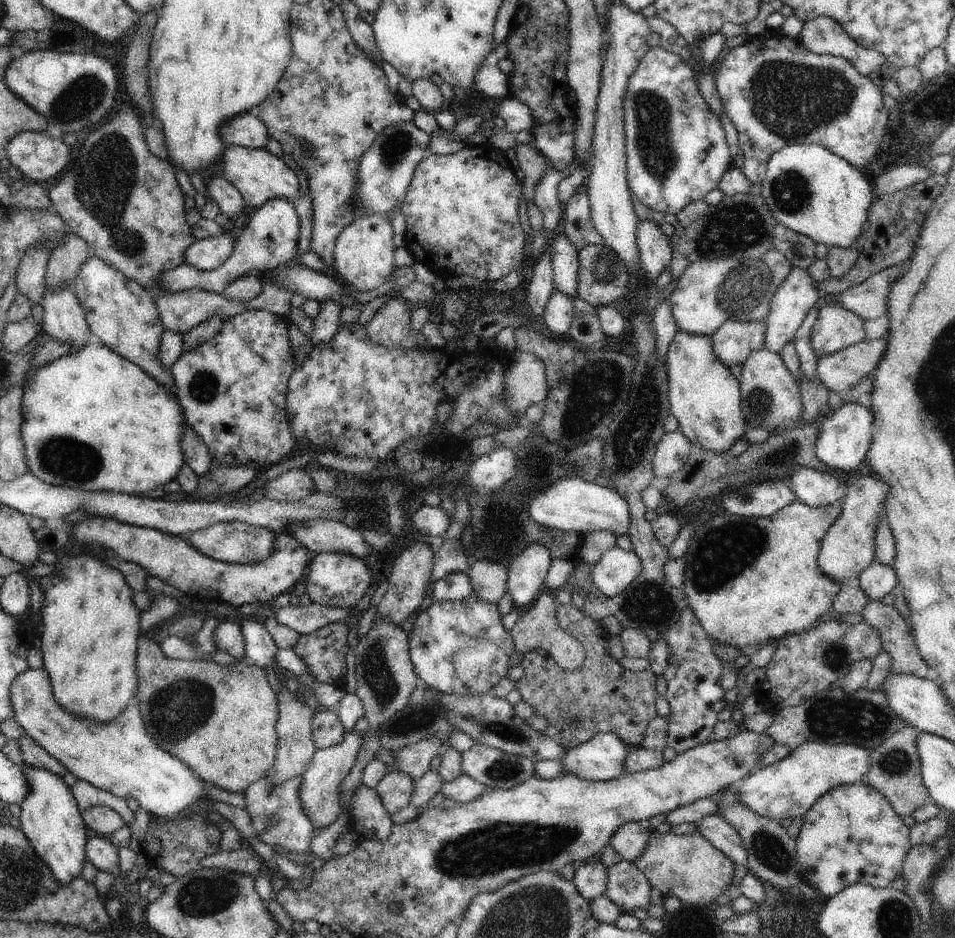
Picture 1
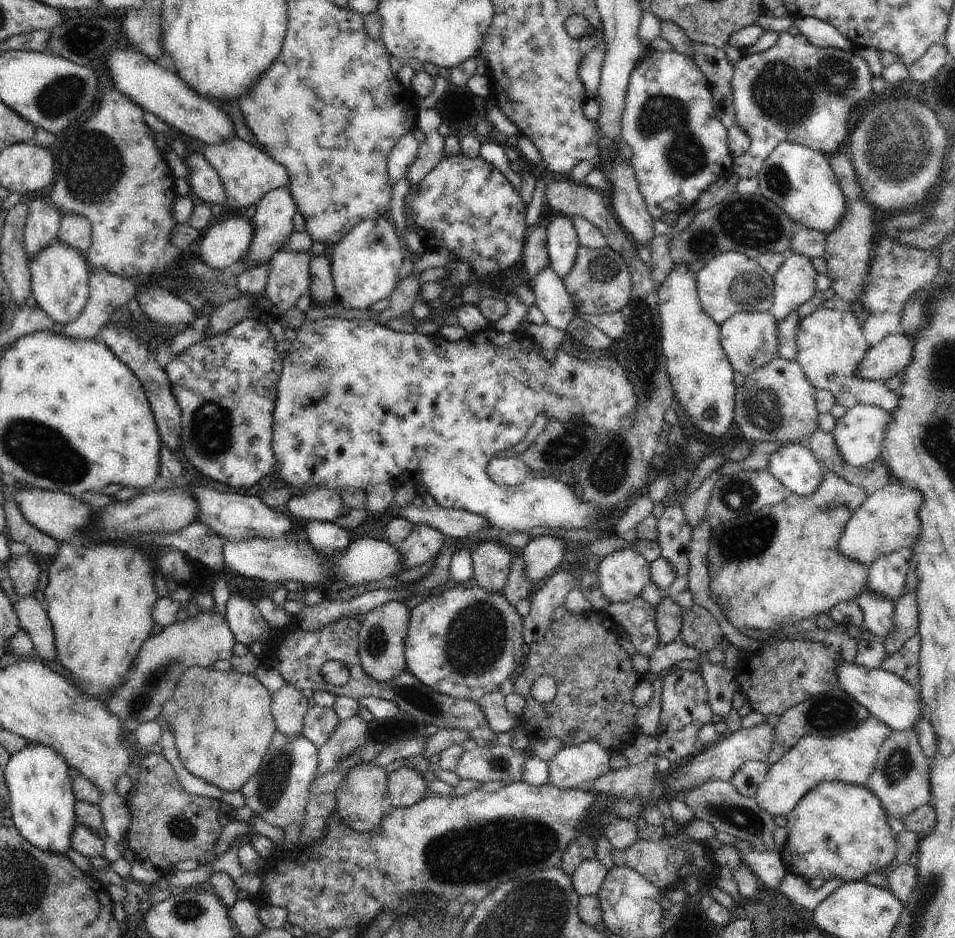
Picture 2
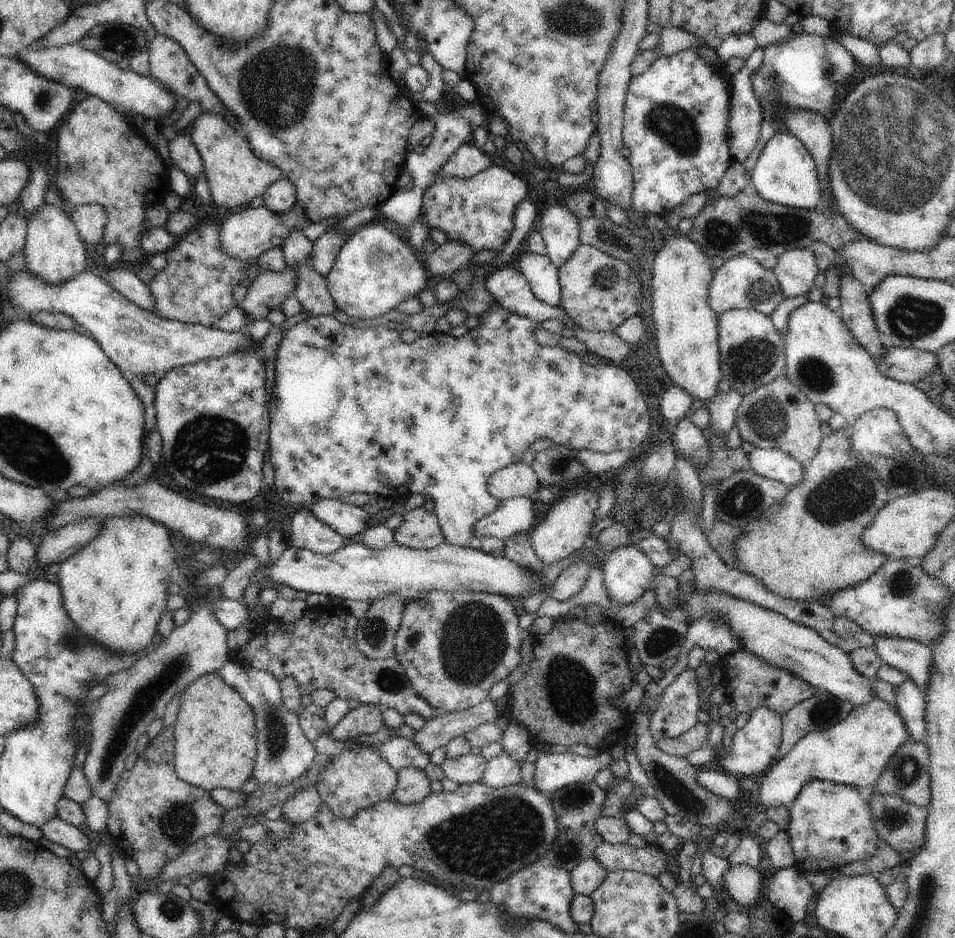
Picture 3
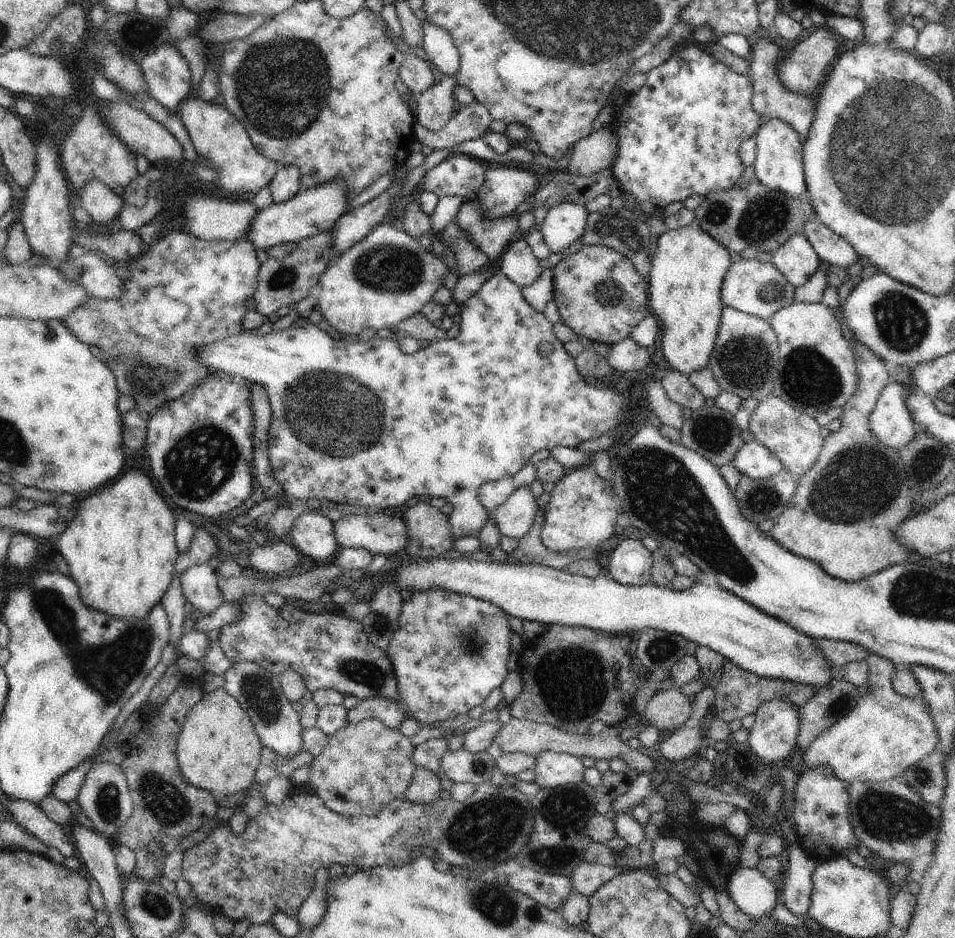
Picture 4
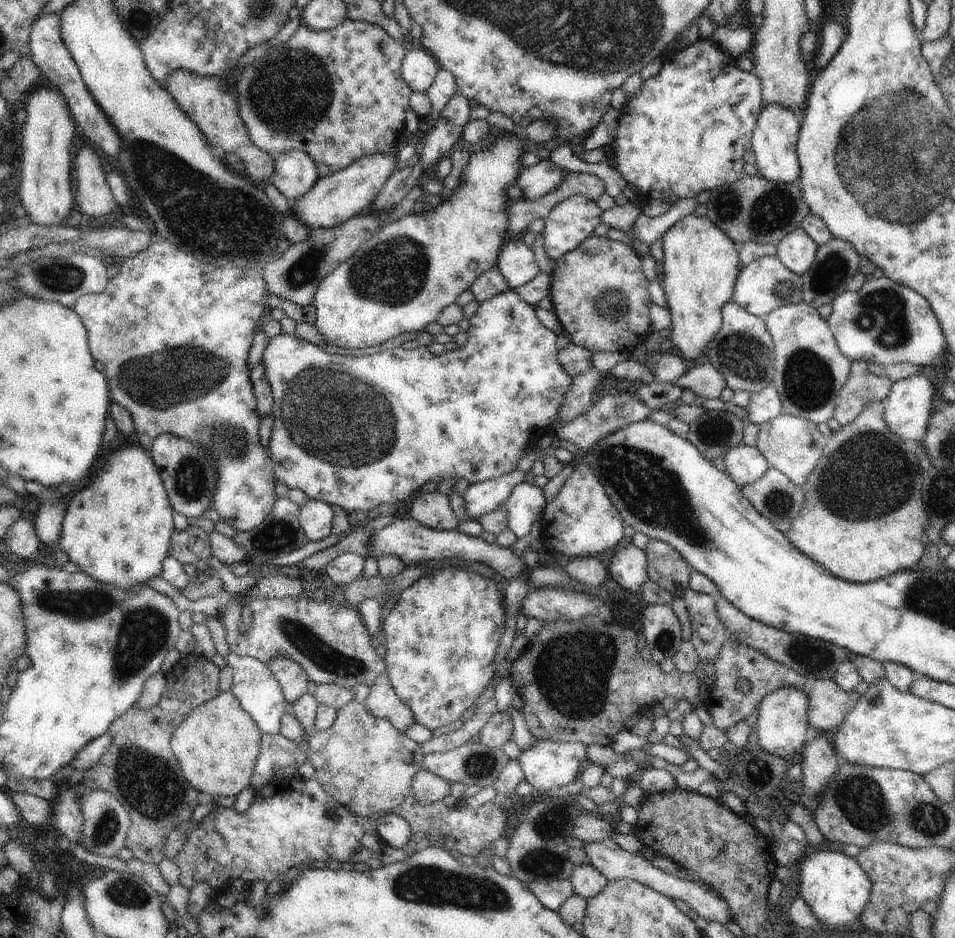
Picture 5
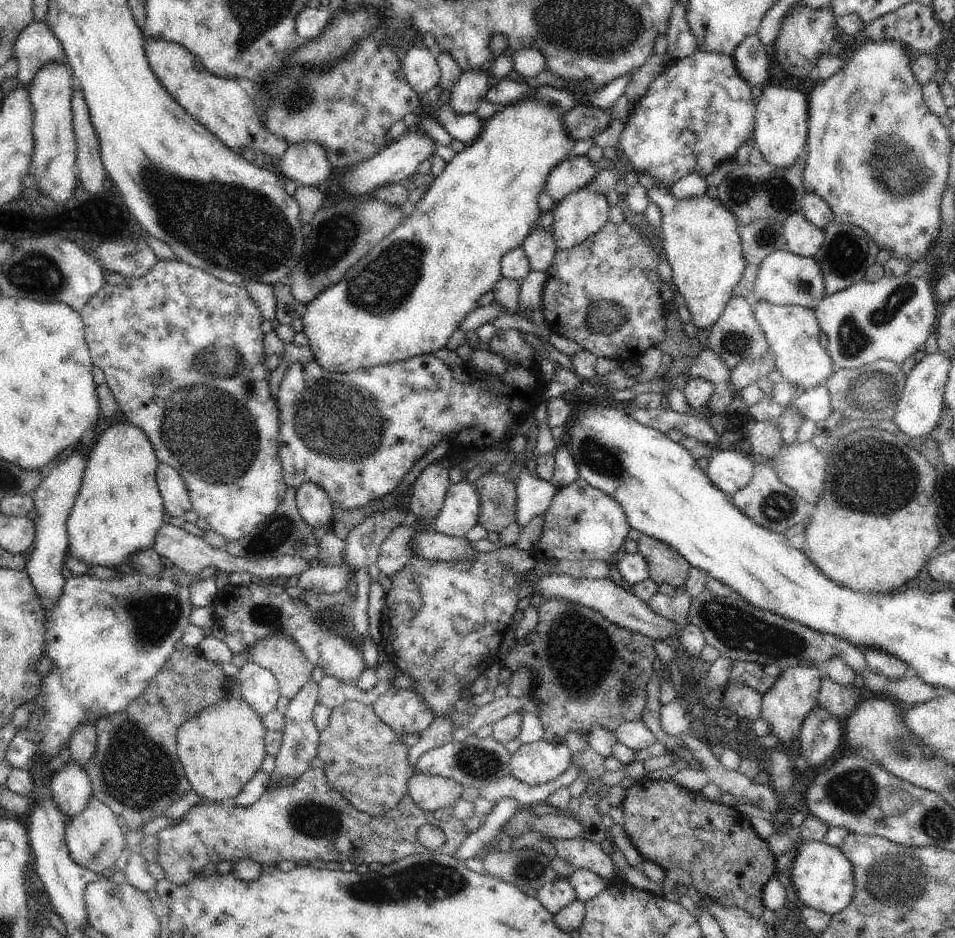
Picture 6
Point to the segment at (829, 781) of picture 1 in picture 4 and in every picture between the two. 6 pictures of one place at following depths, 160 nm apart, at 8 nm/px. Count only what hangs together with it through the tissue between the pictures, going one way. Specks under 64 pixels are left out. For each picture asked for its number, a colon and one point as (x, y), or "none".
2: (850, 757)
3: (855, 753)
4: (886, 734)

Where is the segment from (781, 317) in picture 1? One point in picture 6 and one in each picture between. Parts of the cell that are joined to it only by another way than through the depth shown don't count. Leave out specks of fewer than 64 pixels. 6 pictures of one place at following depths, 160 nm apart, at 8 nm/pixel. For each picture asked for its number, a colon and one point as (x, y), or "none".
2: (794, 283)
3: (796, 269)
4: (796, 260)
5: (797, 251)
6: (803, 239)

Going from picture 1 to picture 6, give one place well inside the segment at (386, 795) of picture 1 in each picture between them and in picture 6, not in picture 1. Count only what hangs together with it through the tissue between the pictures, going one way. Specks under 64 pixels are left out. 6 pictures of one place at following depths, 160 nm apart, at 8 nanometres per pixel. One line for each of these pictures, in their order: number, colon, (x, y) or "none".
2: (406, 787)
3: (413, 785)
4: (425, 787)
5: (428, 788)
6: (430, 792)

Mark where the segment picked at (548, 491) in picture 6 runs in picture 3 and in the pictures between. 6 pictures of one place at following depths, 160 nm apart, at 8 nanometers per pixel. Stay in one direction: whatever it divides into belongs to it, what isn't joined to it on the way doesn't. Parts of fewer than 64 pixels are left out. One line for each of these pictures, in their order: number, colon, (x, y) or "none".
3: (516, 516)
4: (515, 517)
5: (526, 505)

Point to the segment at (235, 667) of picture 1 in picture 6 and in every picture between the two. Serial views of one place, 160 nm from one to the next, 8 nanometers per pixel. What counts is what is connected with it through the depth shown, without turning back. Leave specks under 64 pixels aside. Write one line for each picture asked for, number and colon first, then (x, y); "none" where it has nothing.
2: (222, 722)
3: (216, 738)
4: (218, 750)
5: (217, 746)
6: (222, 748)

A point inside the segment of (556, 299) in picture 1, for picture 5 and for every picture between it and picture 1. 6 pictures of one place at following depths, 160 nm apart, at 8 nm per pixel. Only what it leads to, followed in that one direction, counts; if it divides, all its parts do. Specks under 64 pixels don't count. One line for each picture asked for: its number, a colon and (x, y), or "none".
2: (551, 297)
3: (541, 274)
4: (518, 262)
5: (516, 262)

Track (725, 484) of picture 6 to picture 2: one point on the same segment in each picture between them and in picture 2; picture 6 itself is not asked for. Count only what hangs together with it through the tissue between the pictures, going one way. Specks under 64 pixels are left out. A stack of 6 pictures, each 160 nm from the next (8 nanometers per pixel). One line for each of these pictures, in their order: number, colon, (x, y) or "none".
2: (794, 465)
3: (773, 463)
4: (754, 460)
5: (745, 464)

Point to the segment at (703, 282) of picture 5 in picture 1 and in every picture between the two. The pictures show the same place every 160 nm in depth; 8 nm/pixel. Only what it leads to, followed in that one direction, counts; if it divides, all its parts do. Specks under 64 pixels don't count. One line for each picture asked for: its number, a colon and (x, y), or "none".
1: (704, 396)
2: (701, 375)
3: (686, 326)
4: (688, 266)

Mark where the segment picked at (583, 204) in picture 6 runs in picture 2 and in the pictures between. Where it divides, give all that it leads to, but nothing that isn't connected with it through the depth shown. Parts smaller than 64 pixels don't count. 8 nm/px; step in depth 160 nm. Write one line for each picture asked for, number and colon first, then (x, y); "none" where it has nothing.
2: (561, 240)
3: (559, 227)
4: (563, 225)
5: (573, 221)

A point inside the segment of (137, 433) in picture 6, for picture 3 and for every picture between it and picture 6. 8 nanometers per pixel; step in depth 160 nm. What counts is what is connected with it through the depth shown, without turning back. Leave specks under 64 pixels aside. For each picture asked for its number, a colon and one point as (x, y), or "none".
3: (116, 588)
4: (120, 548)
5: (117, 528)

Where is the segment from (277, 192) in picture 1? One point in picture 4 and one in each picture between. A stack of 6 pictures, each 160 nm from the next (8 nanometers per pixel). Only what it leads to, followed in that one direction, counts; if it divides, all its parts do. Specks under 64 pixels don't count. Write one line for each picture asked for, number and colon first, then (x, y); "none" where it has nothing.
2: (247, 173)
3: (235, 175)
4: (217, 136)

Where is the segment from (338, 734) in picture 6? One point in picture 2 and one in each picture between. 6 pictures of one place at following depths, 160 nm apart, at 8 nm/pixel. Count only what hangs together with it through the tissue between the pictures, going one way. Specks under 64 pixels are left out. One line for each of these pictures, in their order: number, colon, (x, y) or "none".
2: (361, 797)
3: (358, 778)
4: (365, 766)
5: (362, 761)

